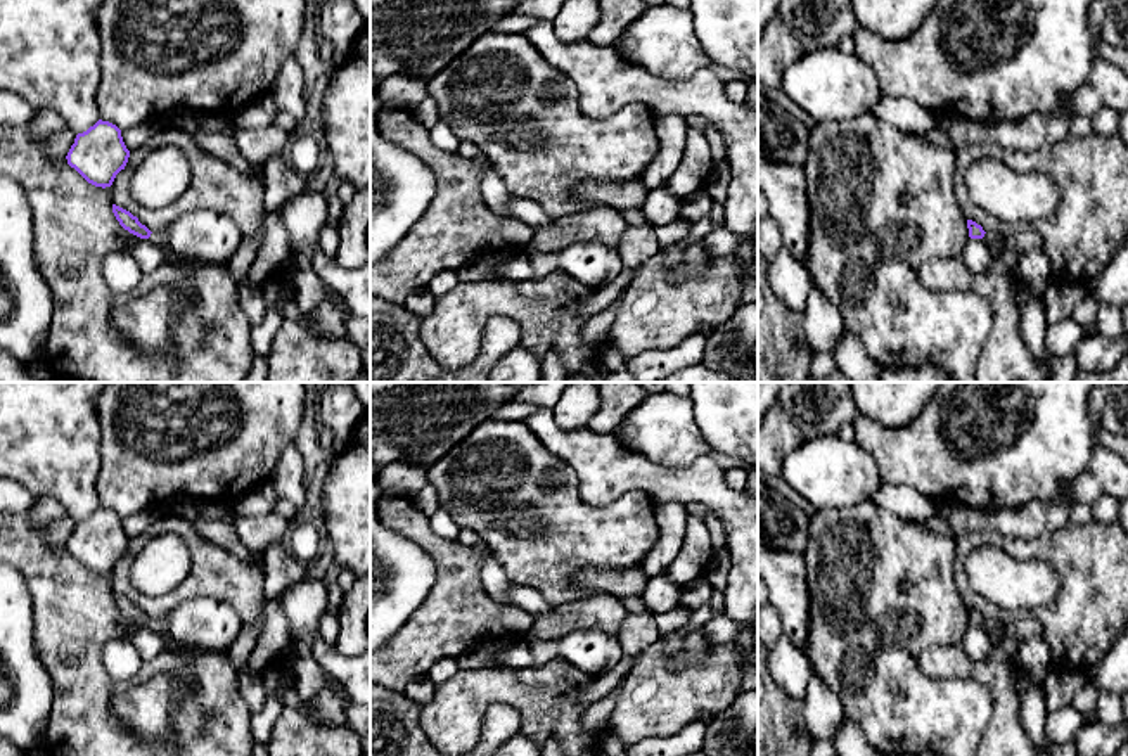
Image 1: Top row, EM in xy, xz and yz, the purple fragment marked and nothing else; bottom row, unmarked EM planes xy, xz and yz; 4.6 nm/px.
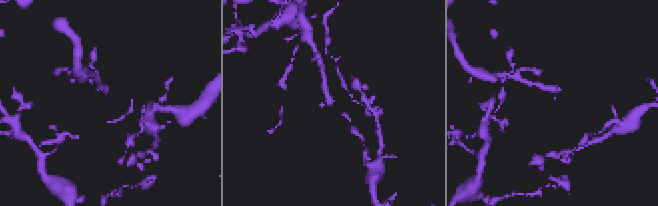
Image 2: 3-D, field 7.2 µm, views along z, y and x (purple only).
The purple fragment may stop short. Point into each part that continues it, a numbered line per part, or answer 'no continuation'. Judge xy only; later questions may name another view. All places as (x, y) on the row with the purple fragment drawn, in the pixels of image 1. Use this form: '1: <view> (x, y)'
1: xy (206, 236)

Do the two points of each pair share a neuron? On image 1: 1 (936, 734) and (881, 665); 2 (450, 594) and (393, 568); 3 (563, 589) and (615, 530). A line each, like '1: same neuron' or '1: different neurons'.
1: same neuron
2: different neurons
3: same neuron

